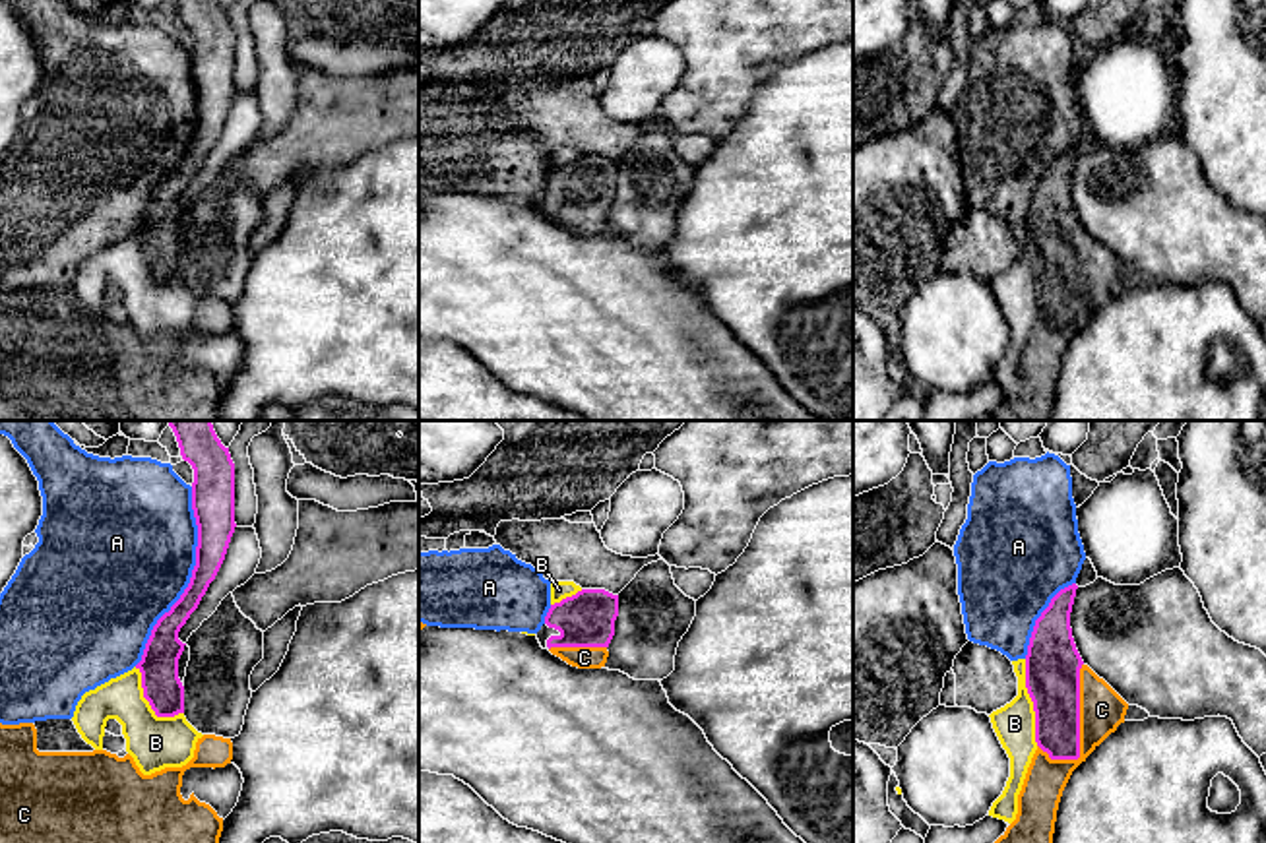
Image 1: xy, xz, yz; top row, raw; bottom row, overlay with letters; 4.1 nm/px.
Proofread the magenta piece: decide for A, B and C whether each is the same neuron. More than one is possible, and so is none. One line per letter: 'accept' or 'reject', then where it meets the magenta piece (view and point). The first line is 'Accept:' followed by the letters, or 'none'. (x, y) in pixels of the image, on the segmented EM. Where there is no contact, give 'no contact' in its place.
Accept: C
A: reject; contact xy (192, 576)
B: reject; contact yz (1032, 700)
C: accept; contact yz (1078, 723)

